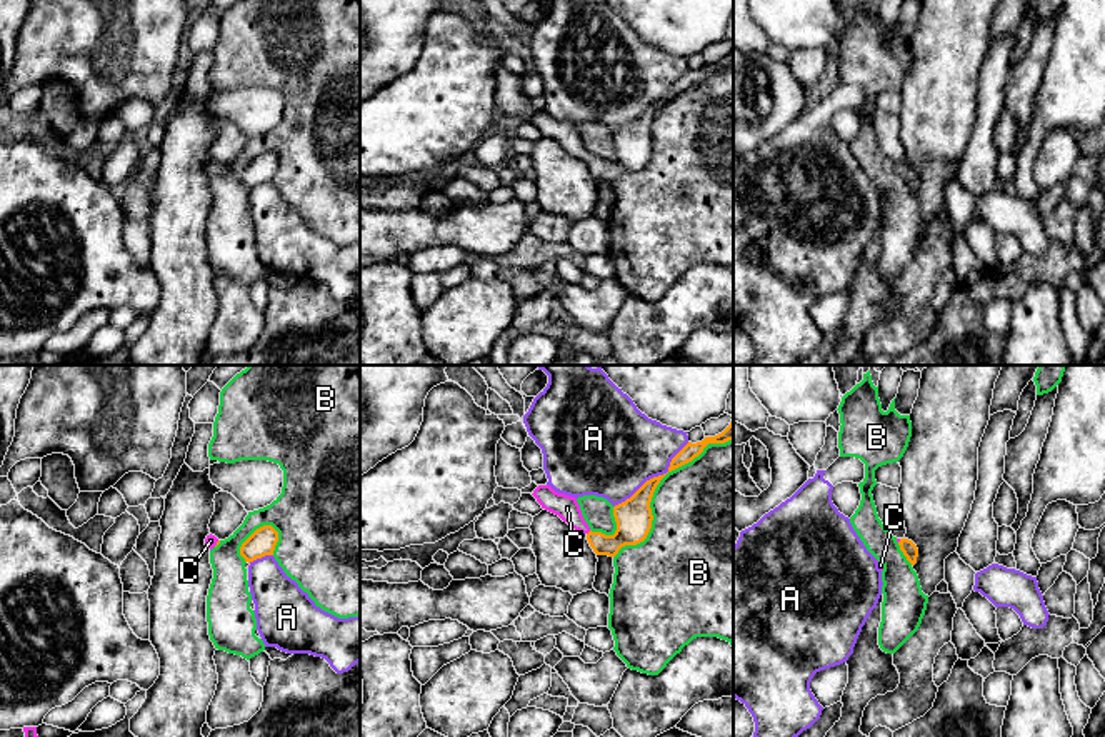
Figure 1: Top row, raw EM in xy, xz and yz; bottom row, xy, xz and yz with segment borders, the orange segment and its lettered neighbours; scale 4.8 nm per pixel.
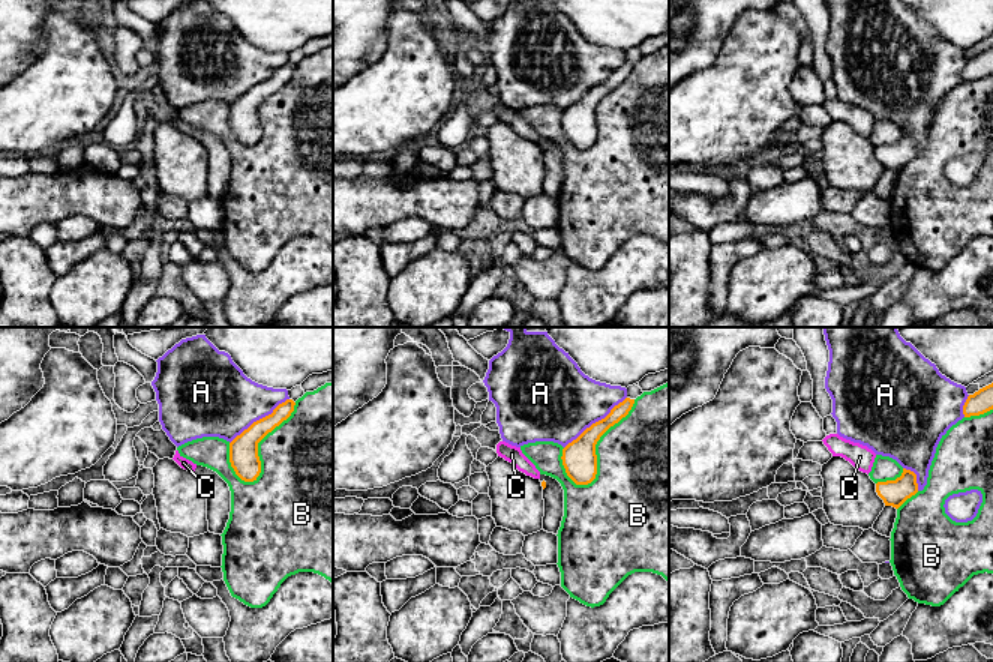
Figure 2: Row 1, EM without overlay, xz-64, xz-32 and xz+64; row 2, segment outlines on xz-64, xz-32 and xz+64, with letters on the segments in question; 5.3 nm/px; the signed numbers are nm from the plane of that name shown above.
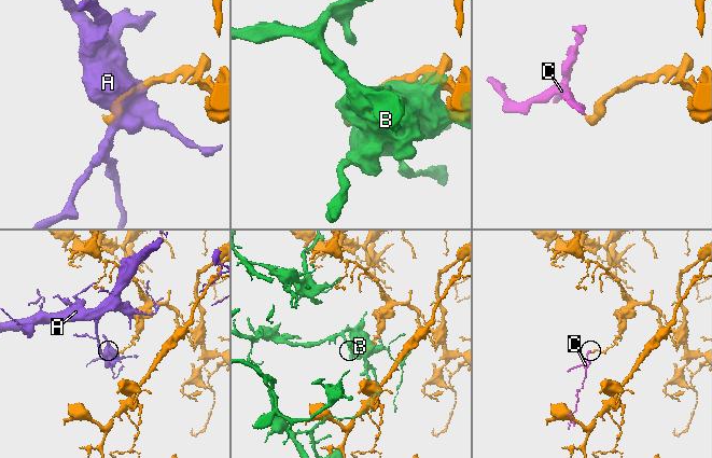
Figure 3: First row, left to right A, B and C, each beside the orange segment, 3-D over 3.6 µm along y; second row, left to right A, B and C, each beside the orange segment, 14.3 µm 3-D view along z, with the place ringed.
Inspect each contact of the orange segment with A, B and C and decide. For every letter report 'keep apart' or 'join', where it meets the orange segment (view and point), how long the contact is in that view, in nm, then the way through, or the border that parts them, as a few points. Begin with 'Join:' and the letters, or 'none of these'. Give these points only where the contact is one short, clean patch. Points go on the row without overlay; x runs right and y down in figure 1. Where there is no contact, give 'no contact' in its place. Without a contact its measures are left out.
Join: C
A: keep apart | xz (654, 104) | 480 nm
B: keep apart | xz (654, 117) | 800 nm
C: join | xz (589, 159) | 30 nm | across xz (634, 144), (614, 167), (589, 159), (567, 134)

